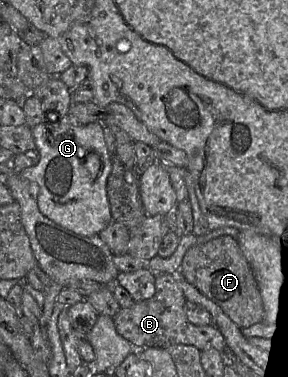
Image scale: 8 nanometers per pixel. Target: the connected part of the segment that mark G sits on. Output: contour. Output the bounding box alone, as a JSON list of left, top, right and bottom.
[18,119,113,236]

